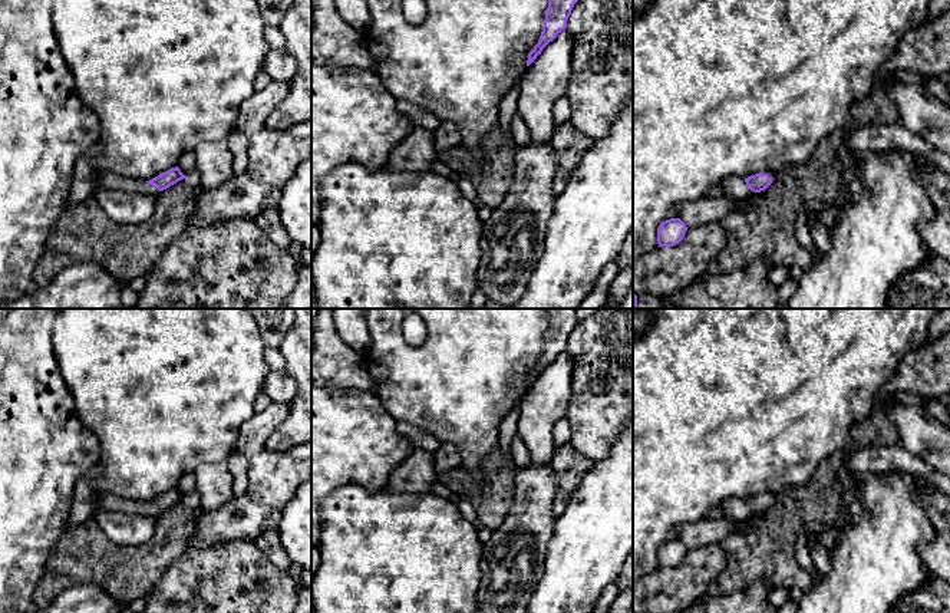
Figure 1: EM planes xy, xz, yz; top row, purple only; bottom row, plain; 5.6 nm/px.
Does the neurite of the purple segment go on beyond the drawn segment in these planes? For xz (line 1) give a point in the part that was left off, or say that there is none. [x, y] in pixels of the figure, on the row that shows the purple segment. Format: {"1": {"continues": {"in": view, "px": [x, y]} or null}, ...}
{"1": {"continues": null}}

